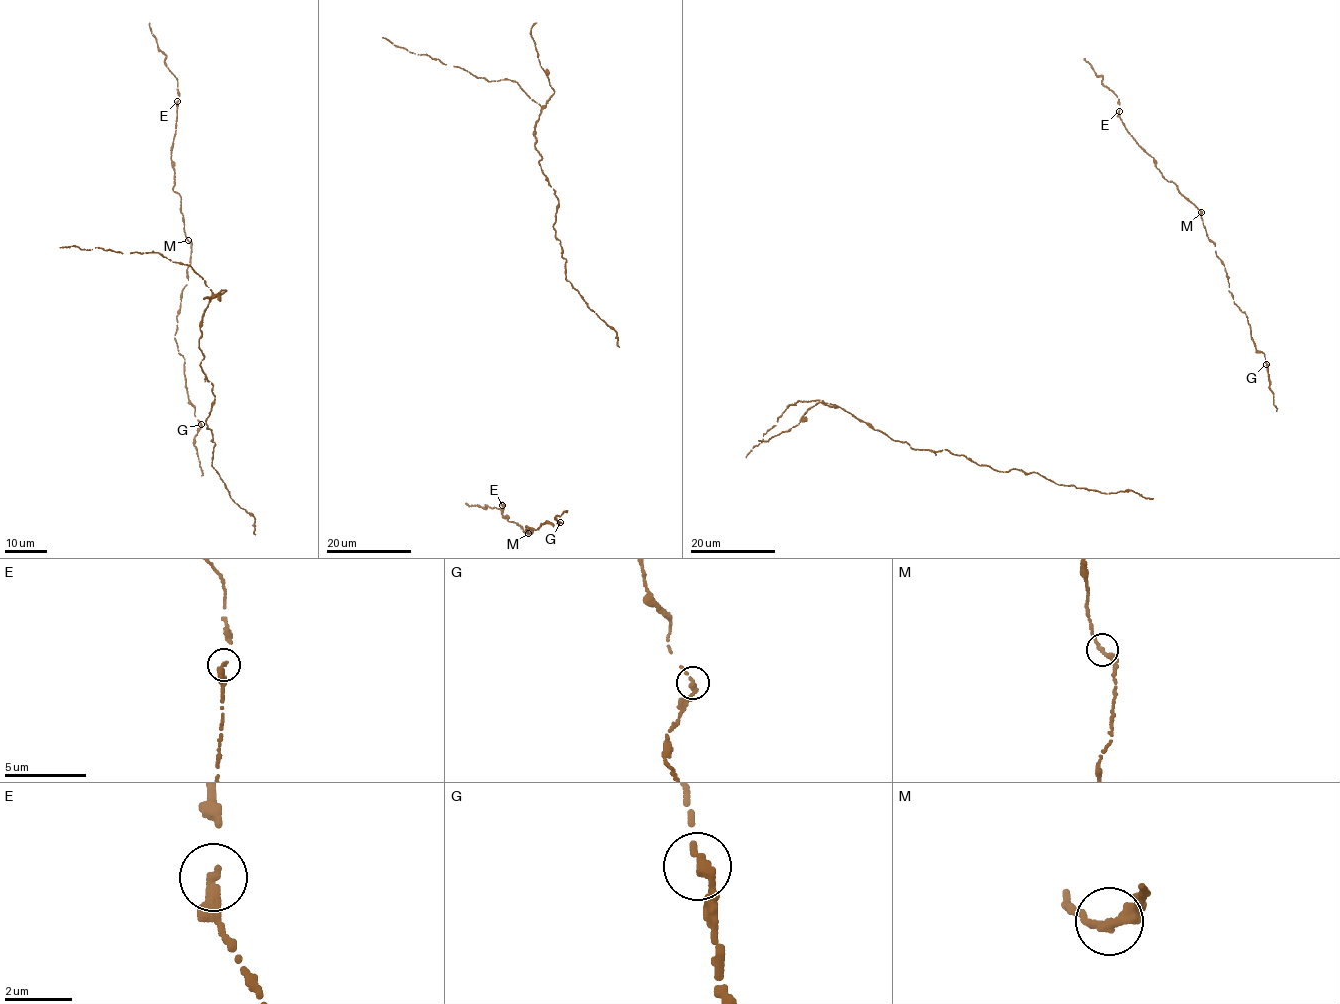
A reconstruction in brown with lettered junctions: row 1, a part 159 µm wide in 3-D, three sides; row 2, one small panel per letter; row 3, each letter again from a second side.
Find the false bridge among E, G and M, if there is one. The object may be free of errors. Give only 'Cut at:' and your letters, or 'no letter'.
Cut at: no letter

